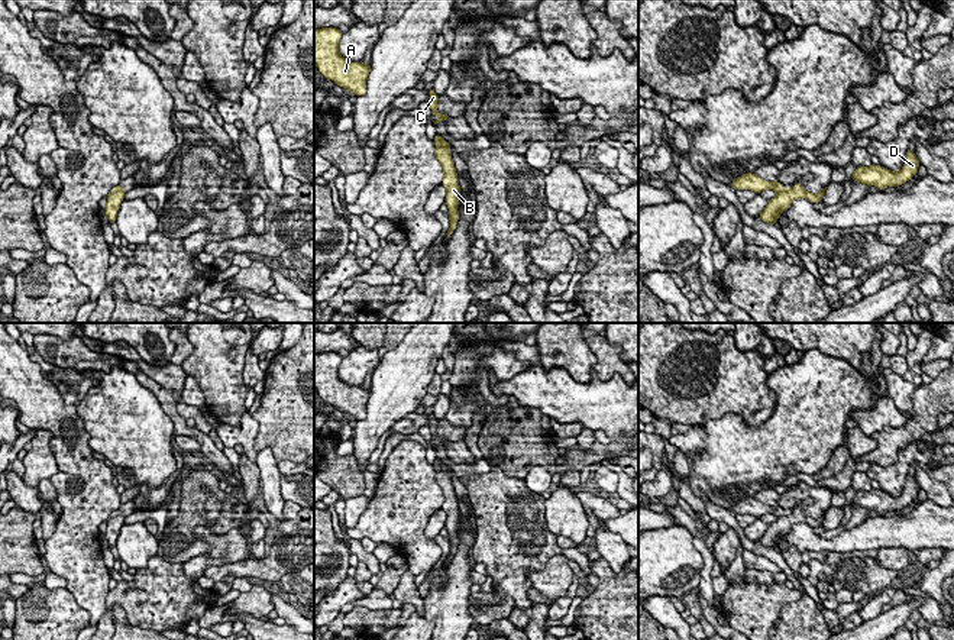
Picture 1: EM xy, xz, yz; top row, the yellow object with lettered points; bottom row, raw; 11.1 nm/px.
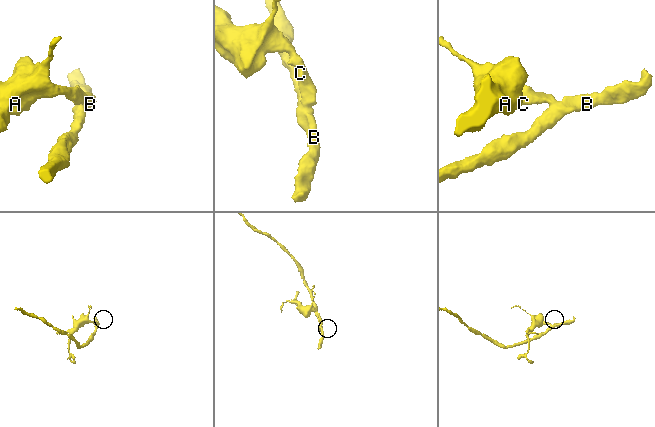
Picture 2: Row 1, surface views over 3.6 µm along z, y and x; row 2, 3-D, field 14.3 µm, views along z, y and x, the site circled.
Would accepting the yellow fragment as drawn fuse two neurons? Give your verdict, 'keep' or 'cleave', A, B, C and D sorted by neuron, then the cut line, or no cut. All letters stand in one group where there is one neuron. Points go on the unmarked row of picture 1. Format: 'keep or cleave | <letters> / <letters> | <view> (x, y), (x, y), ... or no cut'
cleave | A C / B D | yz (785, 514), (779, 517)

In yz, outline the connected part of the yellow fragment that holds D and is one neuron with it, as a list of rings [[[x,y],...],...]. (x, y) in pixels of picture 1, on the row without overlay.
[[[908,473],[906,485],[903,492],[898,497],[893,497],[882,489],[870,489],[870,491],[858,491],[853,498],[853,505],[874,510],[879,514],[885,514],[886,511],[898,511],[903,510],[906,505],[912,504],[915,498],[918,498],[919,485],[916,478]]]

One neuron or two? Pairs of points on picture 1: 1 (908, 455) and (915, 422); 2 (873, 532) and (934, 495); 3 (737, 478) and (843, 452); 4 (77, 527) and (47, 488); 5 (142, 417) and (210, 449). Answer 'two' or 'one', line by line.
1: two
2: two
3: two
4: two
5: two

